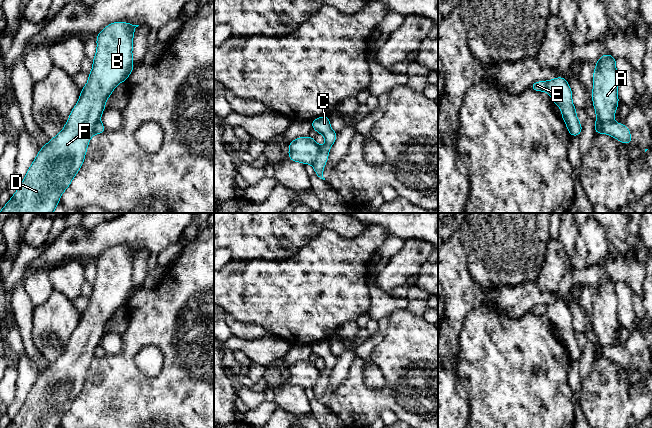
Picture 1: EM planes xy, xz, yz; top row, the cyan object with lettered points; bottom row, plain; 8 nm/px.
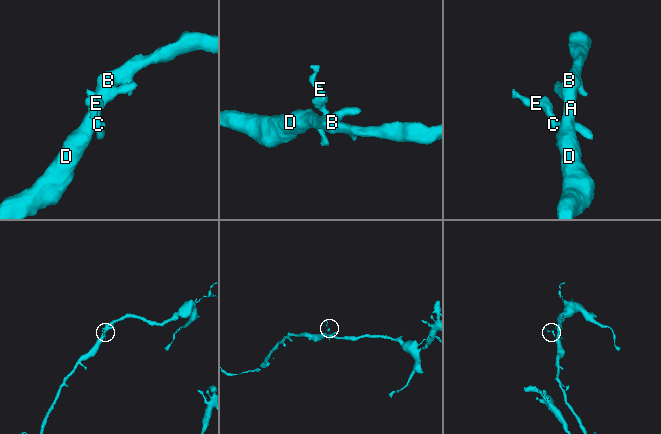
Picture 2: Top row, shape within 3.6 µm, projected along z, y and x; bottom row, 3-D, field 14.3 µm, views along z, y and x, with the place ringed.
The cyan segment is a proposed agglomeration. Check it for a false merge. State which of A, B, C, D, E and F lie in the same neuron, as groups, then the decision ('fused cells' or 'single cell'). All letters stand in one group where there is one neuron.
A B D F / C E; fused cells

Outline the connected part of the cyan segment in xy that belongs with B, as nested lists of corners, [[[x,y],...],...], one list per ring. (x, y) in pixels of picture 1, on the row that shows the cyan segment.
[[[114,22],[106,26],[96,37],[97,41],[97,51],[95,58],[93,61],[93,68],[89,74],[89,79],[87,84],[82,88],[81,95],[79,97],[78,103],[75,105],[75,107],[72,109],[71,114],[69,116],[69,119],[67,123],[65,124],[63,130],[54,138],[50,139],[50,141],[40,149],[38,155],[34,159],[32,165],[28,169],[25,178],[23,179],[21,185],[15,192],[15,194],[11,197],[9,202],[0,210],[0,213],[53,213],[57,205],[59,204],[59,199],[62,193],[69,187],[71,181],[75,177],[75,175],[78,173],[79,169],[83,165],[83,161],[85,158],[85,154],[87,151],[88,143],[91,139],[91,137],[95,134],[95,125],[100,121],[100,117],[105,109],[105,102],[108,99],[108,97],[112,94],[113,90],[115,89],[116,85],[125,82],[130,75],[131,71],[134,69],[133,66],[133,57],[132,57],[132,47],[133,47],[133,35],[135,28],[139,25],[132,25],[130,23],[125,22]]]

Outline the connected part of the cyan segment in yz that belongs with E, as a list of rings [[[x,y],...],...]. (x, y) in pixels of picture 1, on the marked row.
[[[560,76],[549,81],[538,81],[533,83],[530,89],[547,92],[553,102],[560,107],[562,118],[566,123],[570,136],[580,135],[582,125],[578,121],[576,108],[572,103],[572,91],[565,78]]]

